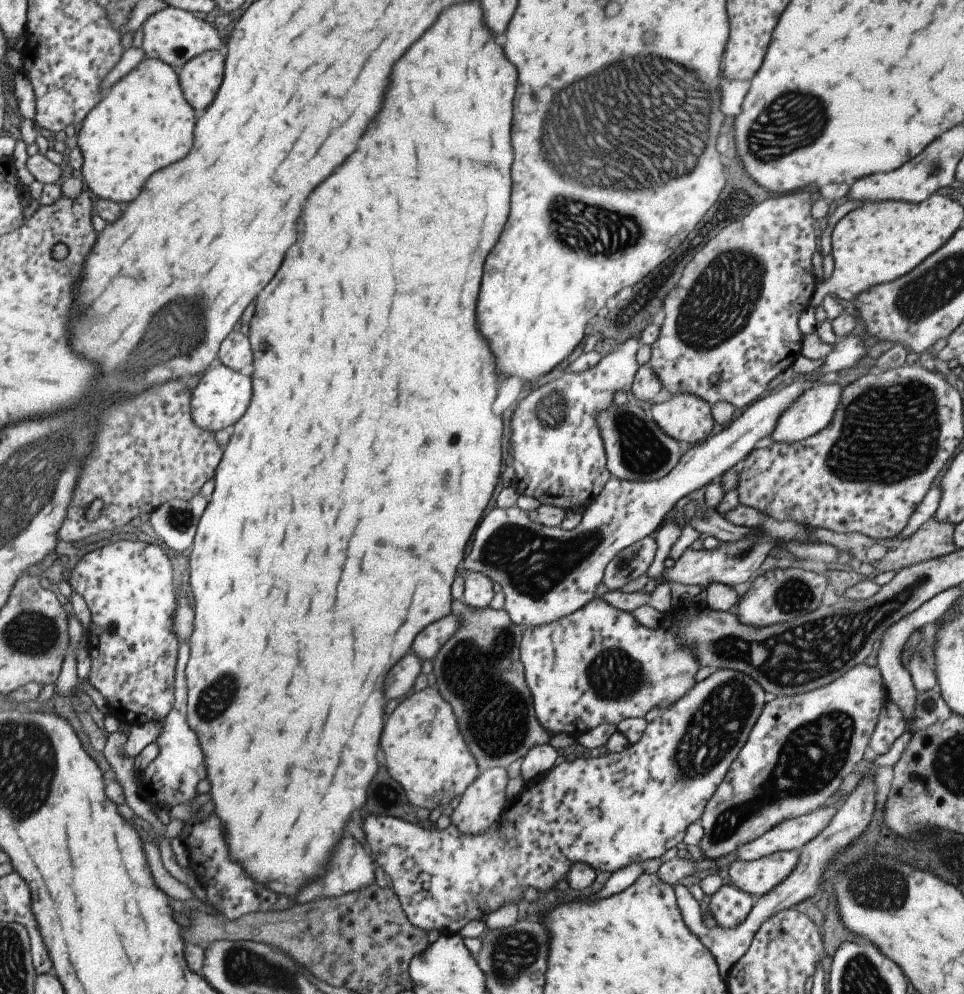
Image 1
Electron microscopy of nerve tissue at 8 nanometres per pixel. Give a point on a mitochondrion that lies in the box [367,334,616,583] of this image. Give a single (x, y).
(551, 410)

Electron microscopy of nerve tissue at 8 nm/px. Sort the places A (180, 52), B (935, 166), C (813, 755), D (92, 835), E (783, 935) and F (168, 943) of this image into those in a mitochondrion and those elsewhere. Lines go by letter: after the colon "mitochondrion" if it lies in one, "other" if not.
A: other
B: mitochondrion
C: mitochondrion
D: other
E: mitochondrion
F: other

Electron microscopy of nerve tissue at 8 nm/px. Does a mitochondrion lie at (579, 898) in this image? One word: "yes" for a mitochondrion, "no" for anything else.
no

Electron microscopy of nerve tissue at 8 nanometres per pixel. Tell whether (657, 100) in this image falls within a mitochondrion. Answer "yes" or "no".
yes

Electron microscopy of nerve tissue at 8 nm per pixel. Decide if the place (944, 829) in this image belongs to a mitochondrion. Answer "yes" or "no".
no

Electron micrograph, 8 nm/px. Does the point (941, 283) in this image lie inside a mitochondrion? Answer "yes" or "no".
yes

